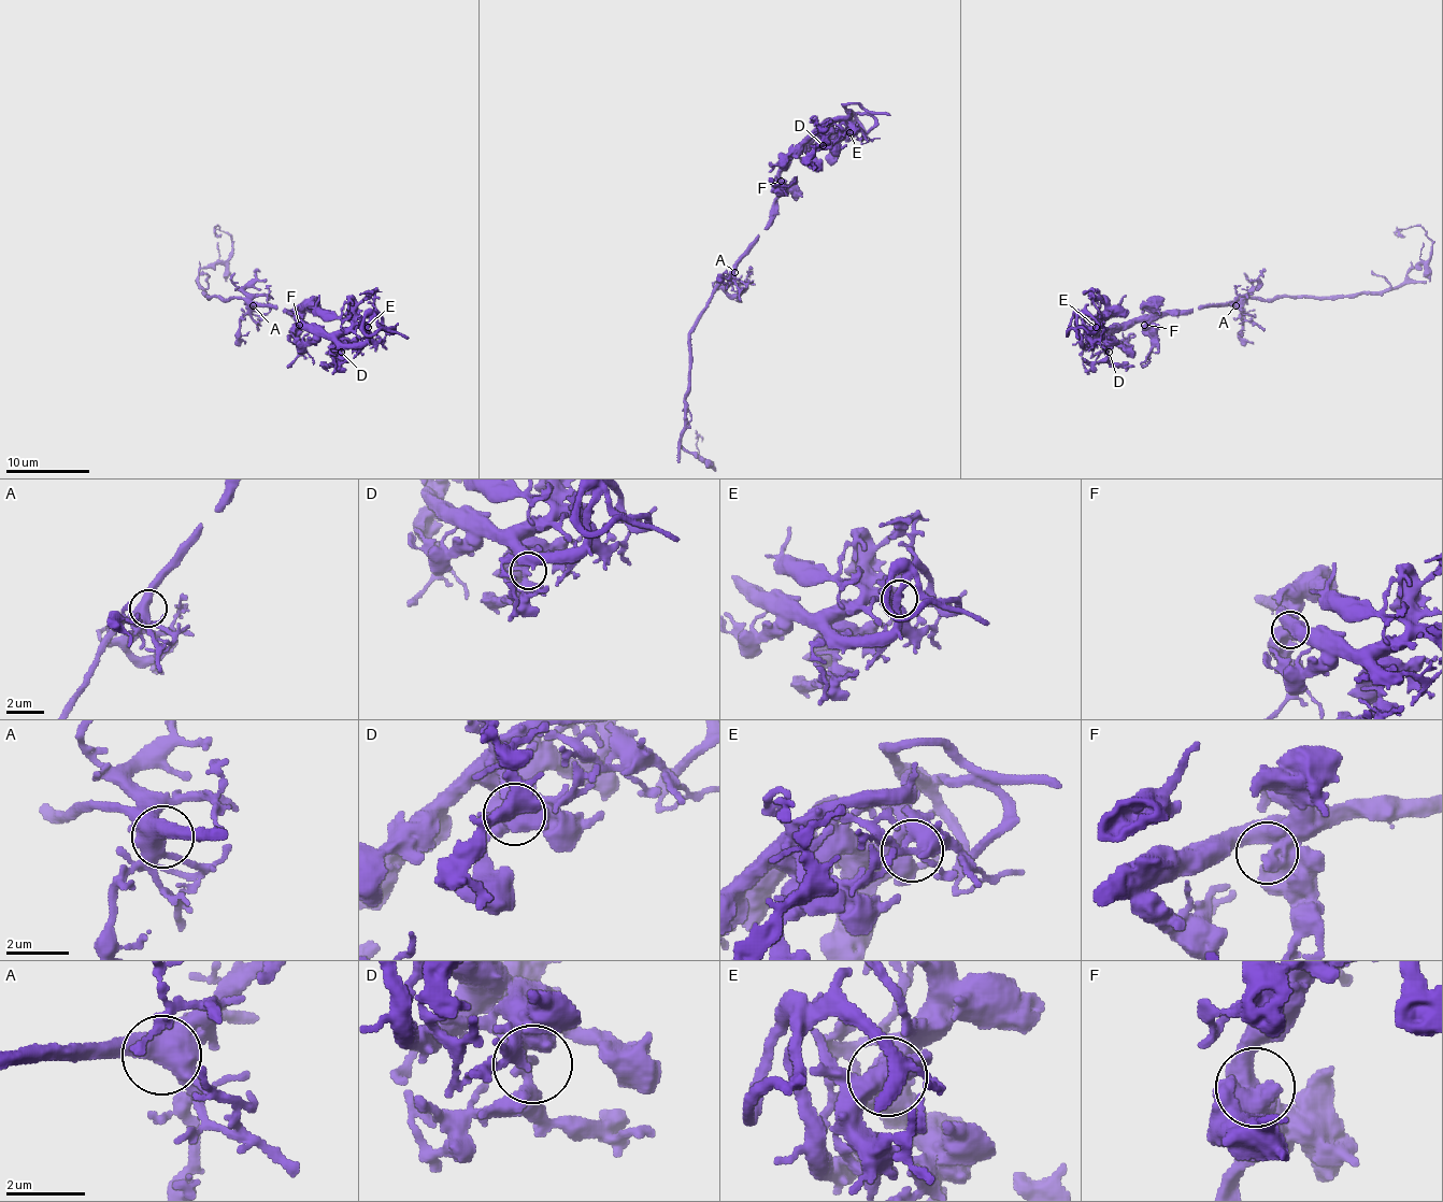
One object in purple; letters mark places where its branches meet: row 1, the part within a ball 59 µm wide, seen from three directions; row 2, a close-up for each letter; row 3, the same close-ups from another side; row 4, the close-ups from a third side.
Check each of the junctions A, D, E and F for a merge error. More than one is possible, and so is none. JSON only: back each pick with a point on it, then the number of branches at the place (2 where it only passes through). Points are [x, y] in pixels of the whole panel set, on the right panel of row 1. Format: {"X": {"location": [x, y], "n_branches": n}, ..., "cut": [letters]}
{"cut": []}

